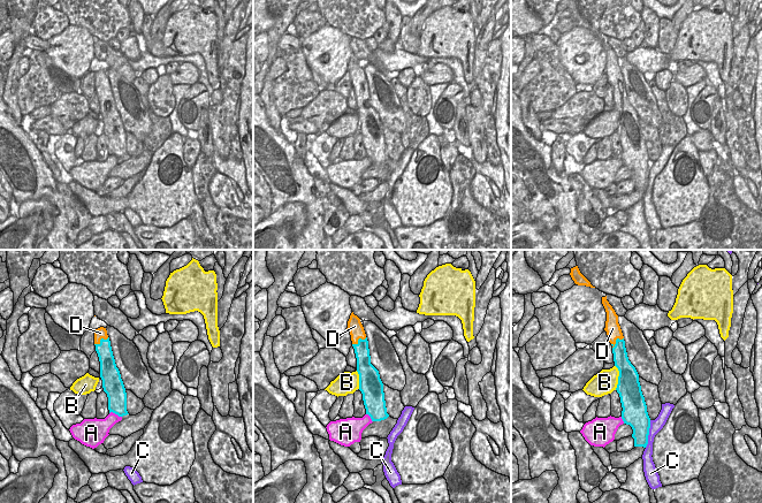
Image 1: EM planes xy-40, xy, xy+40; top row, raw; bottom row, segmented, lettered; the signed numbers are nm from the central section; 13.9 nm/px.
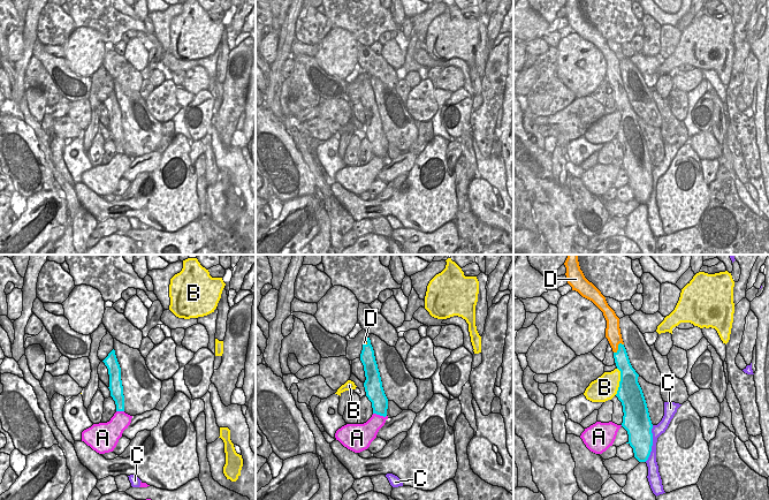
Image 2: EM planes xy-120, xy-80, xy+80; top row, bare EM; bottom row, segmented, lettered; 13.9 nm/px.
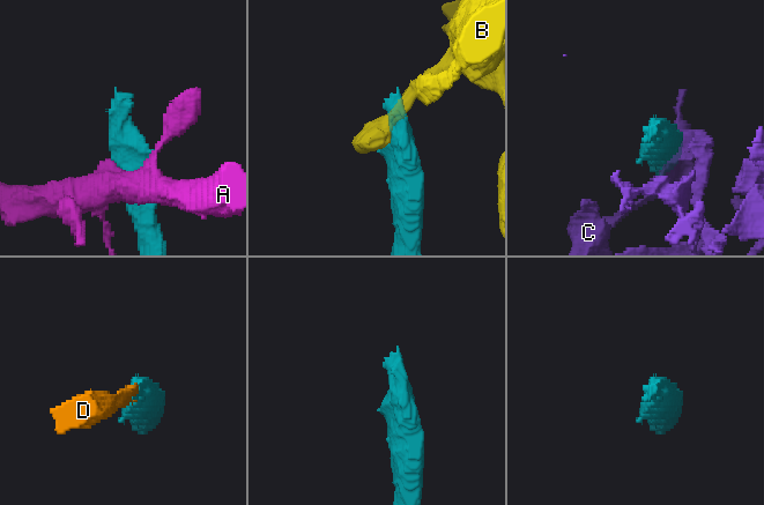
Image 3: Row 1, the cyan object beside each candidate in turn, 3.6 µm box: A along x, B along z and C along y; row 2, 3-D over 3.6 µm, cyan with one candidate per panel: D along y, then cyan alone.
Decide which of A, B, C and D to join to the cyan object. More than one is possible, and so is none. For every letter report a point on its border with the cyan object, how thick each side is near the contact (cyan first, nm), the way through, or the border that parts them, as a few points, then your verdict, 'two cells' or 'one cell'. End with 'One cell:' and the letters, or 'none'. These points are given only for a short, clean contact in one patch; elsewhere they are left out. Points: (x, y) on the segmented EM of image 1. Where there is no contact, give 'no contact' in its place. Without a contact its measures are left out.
A: meets cyan in xy-40 at (115, 413); 260 nm thick on the cyan side, 220 nm on the other; two cells
B: meets cyan in xy+40 at (618, 378); 320 nm thick on the cyan side, 320 nm on the other; two cells
C: meets cyan in xy+40 at (648, 434); 300 nm thick on the cyan side, 170 nm on the other; two cells
D: meets cyan in xy+40 at (616, 341); 200 nm thick on the cyan side, 220 nm on the other; runs through xy+40 (620, 358), (616, 341), (612, 328); one cell
One cell: D

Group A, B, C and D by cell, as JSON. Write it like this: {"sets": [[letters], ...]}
{"sets": [["A"], ["B"], ["C"], ["D"]]}

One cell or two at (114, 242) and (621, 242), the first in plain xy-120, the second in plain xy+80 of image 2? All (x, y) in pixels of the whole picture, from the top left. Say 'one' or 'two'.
one

